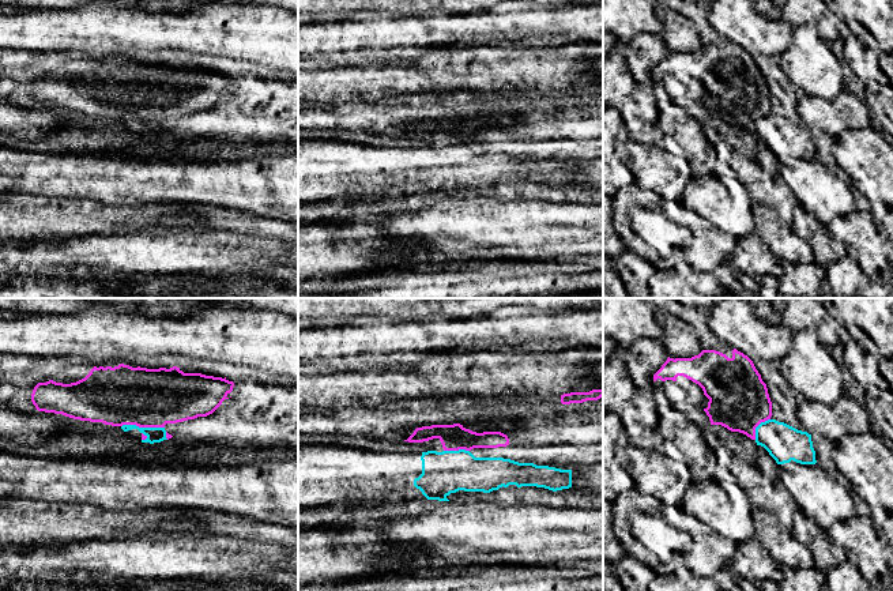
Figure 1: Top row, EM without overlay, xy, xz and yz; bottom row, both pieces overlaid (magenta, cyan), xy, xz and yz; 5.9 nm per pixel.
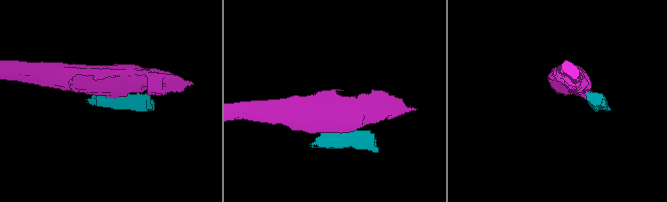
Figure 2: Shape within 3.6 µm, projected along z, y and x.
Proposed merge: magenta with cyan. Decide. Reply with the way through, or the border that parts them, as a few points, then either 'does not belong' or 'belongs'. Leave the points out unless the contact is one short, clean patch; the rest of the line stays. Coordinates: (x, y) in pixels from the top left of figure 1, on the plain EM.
border along xy (121, 120), (164, 123); does not belong

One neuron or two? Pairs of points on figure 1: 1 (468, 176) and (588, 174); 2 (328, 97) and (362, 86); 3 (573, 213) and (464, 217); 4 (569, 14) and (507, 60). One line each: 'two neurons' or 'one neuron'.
1: one neuron
2: one neuron
3: one neuron
4: two neurons

